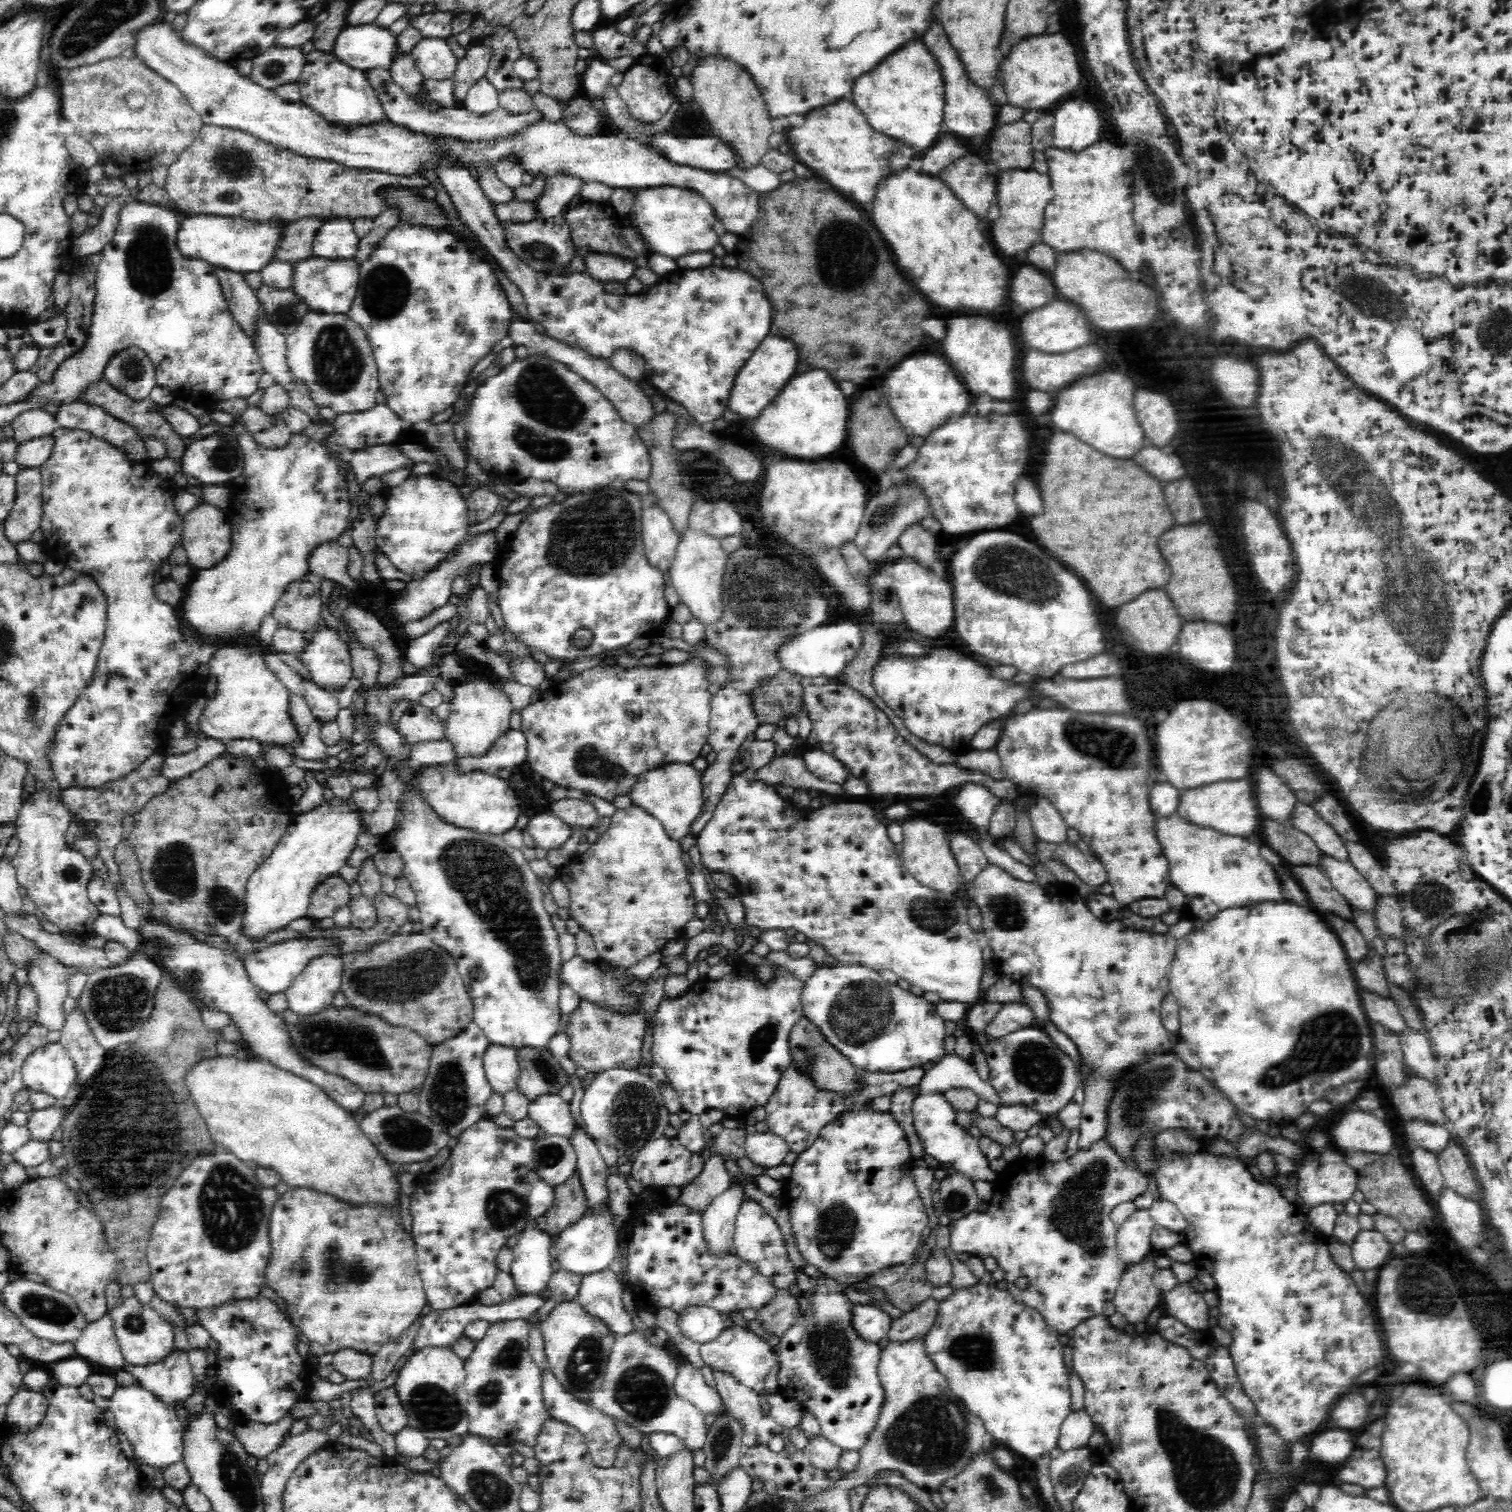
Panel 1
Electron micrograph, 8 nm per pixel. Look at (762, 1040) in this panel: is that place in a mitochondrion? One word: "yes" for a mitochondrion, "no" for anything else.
yes

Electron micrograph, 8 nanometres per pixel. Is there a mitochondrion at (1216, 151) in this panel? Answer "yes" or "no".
no

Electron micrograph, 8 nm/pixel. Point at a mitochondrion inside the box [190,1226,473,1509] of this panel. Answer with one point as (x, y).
(335, 1270)

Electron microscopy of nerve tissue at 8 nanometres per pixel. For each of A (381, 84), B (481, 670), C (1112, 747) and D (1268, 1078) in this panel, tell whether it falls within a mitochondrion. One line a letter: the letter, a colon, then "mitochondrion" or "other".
A: mitochondrion
B: other
C: mitochondrion
D: mitochondrion

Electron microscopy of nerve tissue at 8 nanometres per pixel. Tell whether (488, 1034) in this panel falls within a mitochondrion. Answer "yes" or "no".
no

